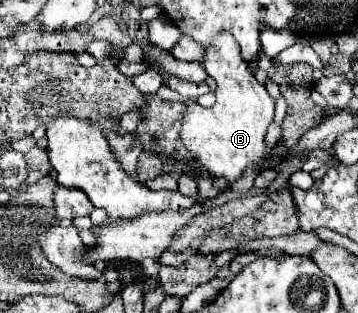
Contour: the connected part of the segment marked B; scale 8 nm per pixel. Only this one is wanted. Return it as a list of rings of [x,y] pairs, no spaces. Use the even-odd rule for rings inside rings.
[[[218,33],[214,37],[214,43],[206,47],[204,59],[200,63],[216,81],[216,103],[208,109],[192,101],[186,103],[180,139],[190,151],[194,165],[204,167],[212,177],[222,177],[228,183],[234,183],[246,173],[246,169],[258,167],[266,161],[264,137],[274,117],[274,99],[268,95],[266,87],[256,81],[256,77],[248,69],[248,63],[240,55],[238,43],[234,41],[234,37],[230,37],[230,33]]]

